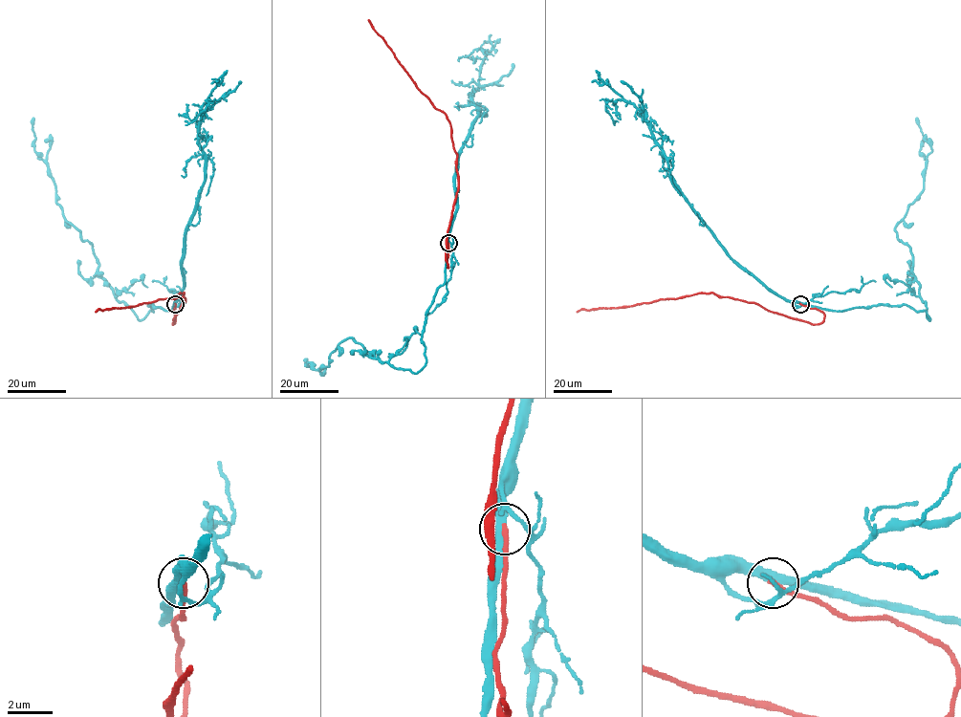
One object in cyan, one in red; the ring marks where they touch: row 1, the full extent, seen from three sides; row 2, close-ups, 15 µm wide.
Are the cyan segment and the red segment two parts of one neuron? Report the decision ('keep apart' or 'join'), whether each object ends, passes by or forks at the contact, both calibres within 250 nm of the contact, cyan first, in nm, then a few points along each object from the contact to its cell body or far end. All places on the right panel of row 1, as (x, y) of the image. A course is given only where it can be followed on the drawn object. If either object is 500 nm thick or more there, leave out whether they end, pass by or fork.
join | cyan passes by | red ends | 400/240 nm | cyan via (800, 304), (840, 311), (906, 305), (929, 319), (910, 248), (895, 230), (924, 188), (927, 161), (917, 118) | red via (800, 304), (819, 310), (824, 320), (810, 324), (753, 302), (712, 293), (577, 312)

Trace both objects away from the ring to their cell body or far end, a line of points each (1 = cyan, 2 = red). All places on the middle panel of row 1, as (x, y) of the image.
1: (447, 244), (445, 283), (422, 335), (426, 364), (416, 373), (373, 358), (352, 338), (328, 366), (306, 359)
2: (448, 244), (447, 267), (447, 232), (458, 187), (457, 155), (450, 124), (447, 116), (416, 86), (368, 20)

